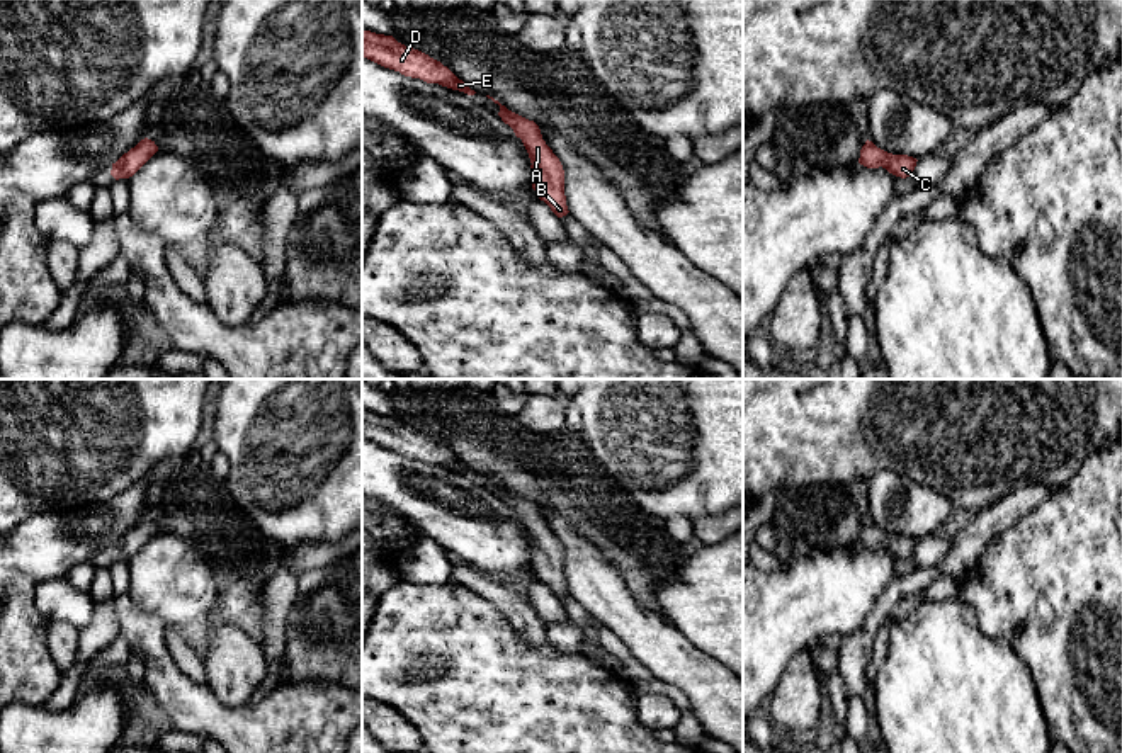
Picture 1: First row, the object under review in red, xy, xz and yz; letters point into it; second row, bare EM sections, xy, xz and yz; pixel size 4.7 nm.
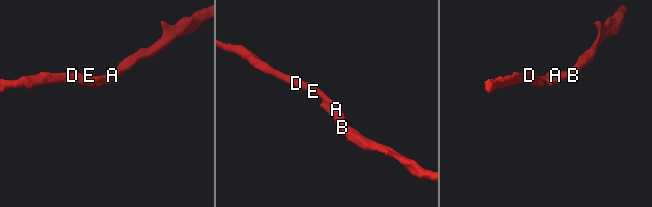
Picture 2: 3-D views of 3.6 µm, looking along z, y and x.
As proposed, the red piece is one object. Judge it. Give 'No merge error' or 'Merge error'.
No merge error

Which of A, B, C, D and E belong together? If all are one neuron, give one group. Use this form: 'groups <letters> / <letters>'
groups A B C D E

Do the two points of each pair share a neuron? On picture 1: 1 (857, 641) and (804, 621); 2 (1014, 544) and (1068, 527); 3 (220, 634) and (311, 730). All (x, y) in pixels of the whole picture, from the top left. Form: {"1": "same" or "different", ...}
{"1": "different", "2": "same", "3": "different"}

